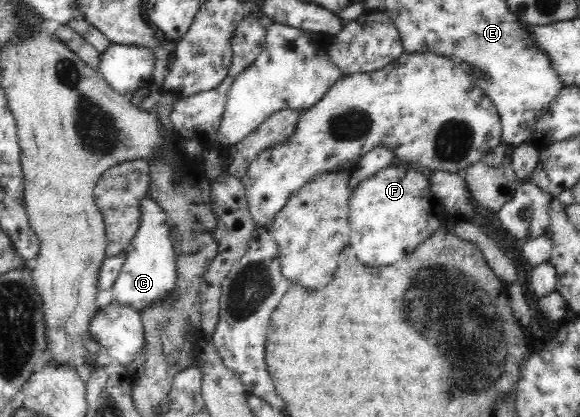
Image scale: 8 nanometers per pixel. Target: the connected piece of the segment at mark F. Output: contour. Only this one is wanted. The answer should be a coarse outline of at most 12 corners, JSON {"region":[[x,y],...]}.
{"region":[[397,163],[350,194],[349,244],[397,263],[444,224],[428,179]]}

